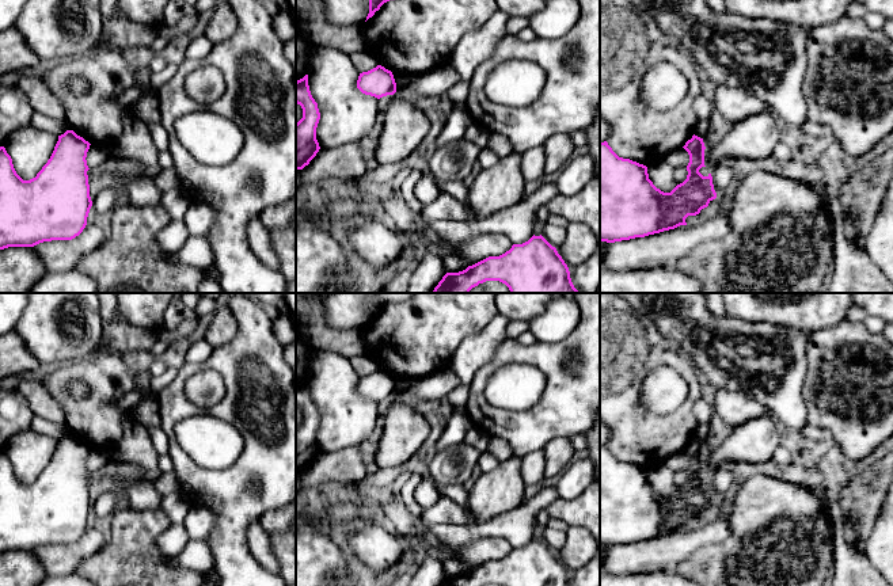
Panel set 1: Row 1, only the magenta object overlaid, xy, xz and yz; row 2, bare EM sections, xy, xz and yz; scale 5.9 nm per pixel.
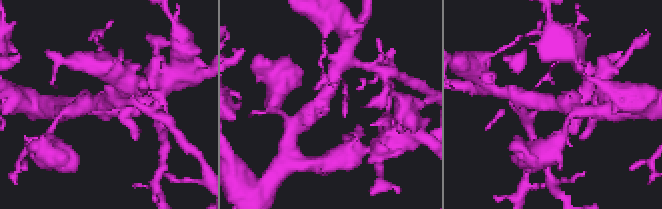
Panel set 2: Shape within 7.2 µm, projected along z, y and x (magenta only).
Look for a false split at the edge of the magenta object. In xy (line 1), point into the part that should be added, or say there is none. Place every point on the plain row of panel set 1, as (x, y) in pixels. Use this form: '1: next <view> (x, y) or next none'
1: next none

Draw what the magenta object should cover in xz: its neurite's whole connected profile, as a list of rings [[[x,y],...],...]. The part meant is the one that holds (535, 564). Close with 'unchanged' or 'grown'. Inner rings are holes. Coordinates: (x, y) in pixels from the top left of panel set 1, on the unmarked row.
[[[542,539],[513,548],[499,560],[489,560],[459,577],[446,577],[440,586],[571,586],[570,575],[556,552]]] | unchanged

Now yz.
[[[694,438],[683,452],[689,458],[687,483],[670,496],[664,496],[649,483],[646,469],[619,461],[607,445],[600,446],[600,545],[615,547],[645,541],[687,529],[688,520],[699,518],[717,502],[711,477],[703,480],[699,476],[706,471],[703,442]]] | unchanged

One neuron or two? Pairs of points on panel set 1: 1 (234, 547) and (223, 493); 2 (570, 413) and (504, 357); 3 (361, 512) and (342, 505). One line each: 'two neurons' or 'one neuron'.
1: one neuron
2: one neuron
3: one neuron

